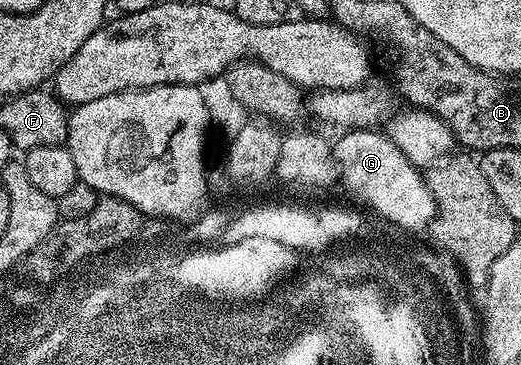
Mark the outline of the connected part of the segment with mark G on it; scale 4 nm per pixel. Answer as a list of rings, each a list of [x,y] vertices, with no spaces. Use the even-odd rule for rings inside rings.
[[[346,129],[345,134],[338,142],[332,143],[333,161],[339,164],[339,182],[343,187],[346,186],[355,197],[358,198],[362,207],[368,208],[376,217],[384,220],[390,227],[398,230],[421,230],[428,231],[433,222],[433,217],[437,214],[437,205],[429,191],[429,185],[426,184],[422,171],[407,160],[399,148],[384,133],[376,134],[376,129],[350,130]]]

